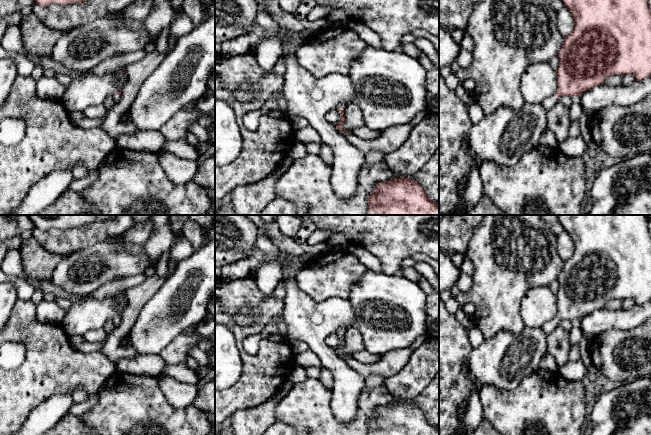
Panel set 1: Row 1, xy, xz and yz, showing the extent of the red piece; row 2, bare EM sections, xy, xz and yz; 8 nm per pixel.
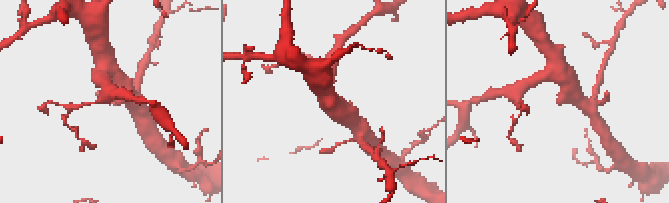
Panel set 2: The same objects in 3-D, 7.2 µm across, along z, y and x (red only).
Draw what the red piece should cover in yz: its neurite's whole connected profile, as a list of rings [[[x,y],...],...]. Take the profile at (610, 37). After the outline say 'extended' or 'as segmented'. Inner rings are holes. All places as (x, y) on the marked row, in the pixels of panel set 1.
[[[562,0],[574,19],[574,28],[564,37],[557,54],[558,90],[542,102],[545,111],[549,111],[561,96],[580,96],[595,86],[602,85],[612,75],[633,75],[636,81],[651,75],[651,11],[648,0]]]; extended

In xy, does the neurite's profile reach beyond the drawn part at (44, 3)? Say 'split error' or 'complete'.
complete

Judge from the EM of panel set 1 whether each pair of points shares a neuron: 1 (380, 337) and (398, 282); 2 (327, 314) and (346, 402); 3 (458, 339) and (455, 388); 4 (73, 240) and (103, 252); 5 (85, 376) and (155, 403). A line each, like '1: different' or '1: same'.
1: same
2: same
3: same
4: different
5: different

